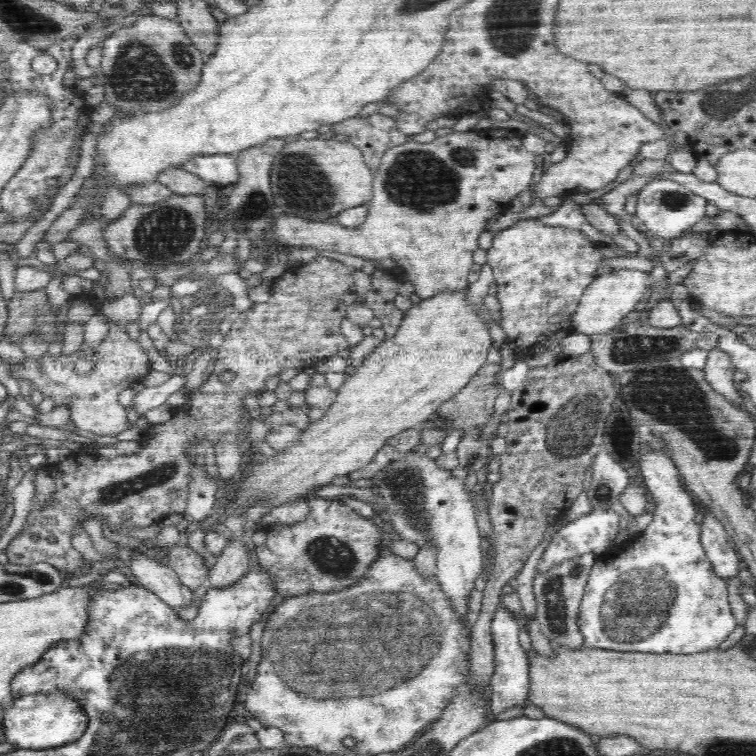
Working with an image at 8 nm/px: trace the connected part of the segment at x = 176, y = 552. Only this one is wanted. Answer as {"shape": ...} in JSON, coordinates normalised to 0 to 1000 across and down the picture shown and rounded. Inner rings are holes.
{"shape":[[[243,721],[228,722],[221,728],[216,746],[230,754],[241,772],[255,782],[275,771],[276,754],[272,741],[255,725]]]}

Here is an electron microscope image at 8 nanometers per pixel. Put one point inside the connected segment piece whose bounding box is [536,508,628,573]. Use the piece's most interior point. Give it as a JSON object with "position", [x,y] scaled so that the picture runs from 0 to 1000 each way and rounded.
{"position":[786,704]}

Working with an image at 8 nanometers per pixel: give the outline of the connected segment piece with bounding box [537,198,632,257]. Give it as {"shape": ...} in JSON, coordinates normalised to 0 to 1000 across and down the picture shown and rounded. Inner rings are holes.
{"shape":[[[747,262],[743,265],[742,272],[738,274],[738,282],[728,283],[710,291],[720,299],[741,299],[757,304],[770,304],[771,310],[780,310],[780,317],[786,317],[786,320],[799,320],[802,325],[807,327],[817,339],[836,340],[836,333],[824,332],[808,313],[780,298],[775,287],[770,283],[767,271],[761,270],[758,265]]]}

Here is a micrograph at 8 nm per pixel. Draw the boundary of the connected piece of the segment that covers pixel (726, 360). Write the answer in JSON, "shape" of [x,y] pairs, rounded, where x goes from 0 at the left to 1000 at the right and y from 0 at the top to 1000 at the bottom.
{"shape":[[[954,458],[938,463],[937,467],[934,484],[929,489],[931,500],[947,519],[959,524],[963,532],[981,537],[984,520],[976,515],[976,505],[971,504],[975,487],[971,485],[968,475],[963,467],[954,463]]]}

